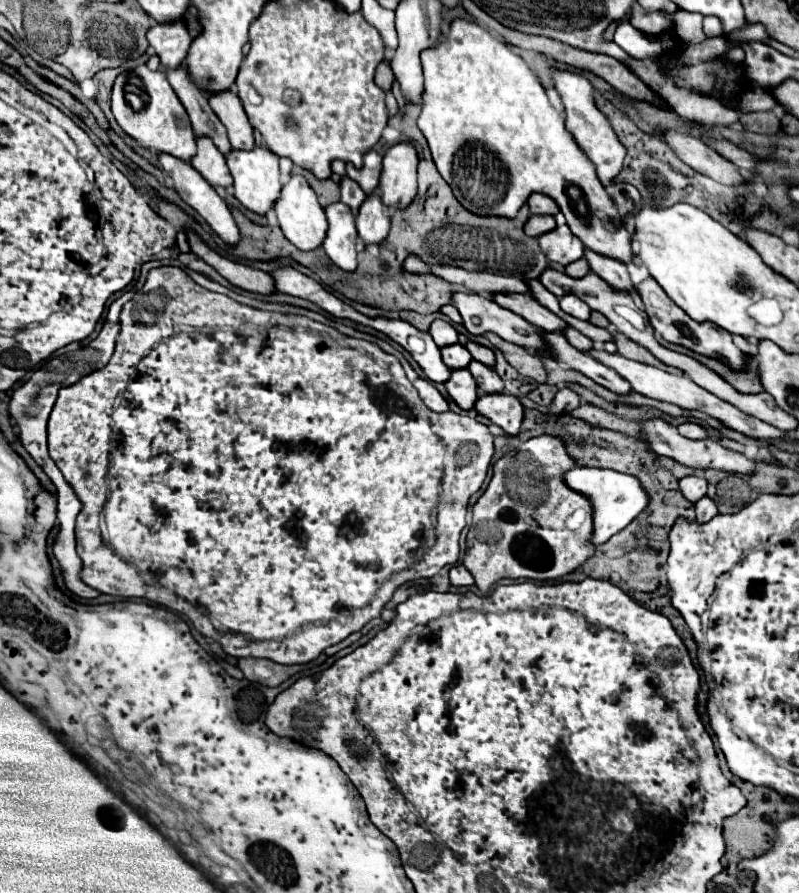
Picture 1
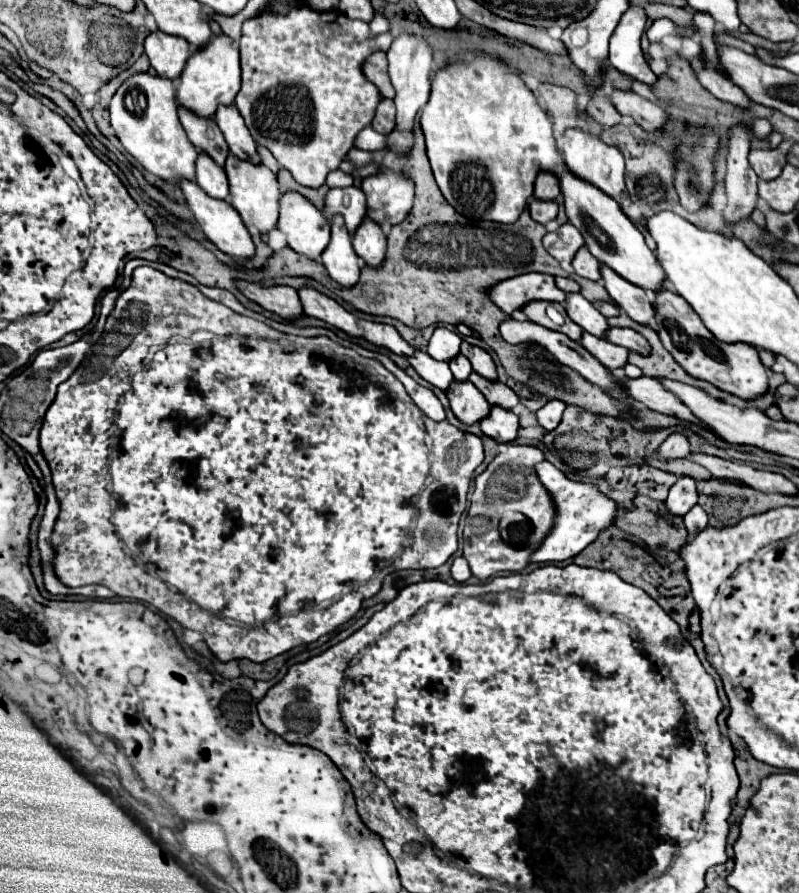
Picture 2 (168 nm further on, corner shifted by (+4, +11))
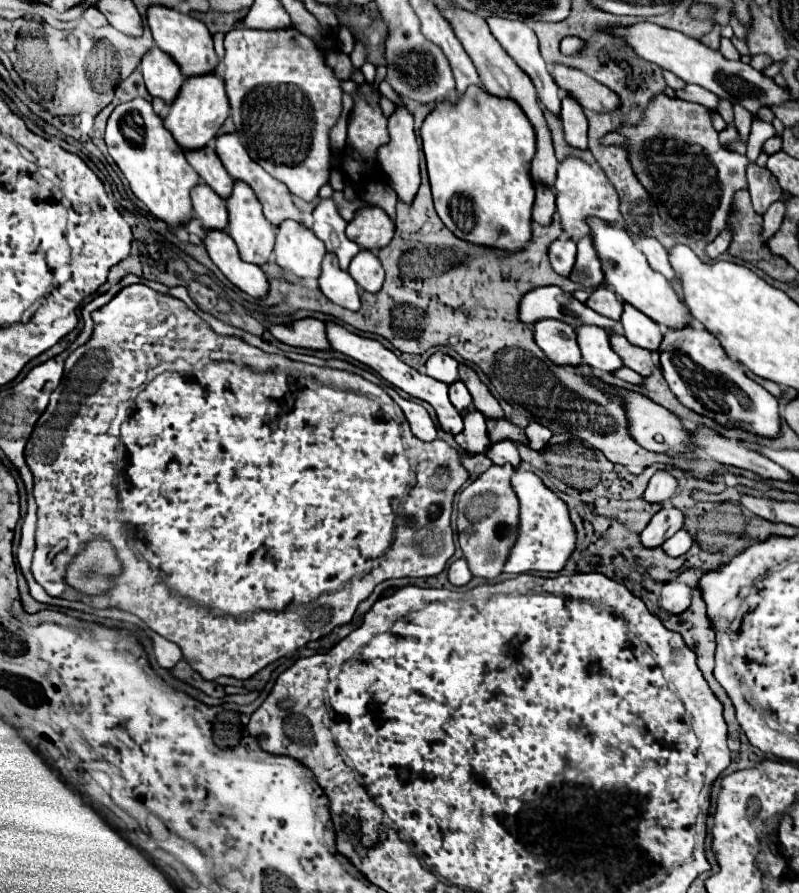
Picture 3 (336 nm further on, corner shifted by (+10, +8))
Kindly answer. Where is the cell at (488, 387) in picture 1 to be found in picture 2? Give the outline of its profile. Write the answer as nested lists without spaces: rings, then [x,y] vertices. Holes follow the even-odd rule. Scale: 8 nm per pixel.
[[[471,374],[469,380],[477,386],[477,390],[485,396],[485,400],[491,406],[513,410],[519,404],[517,394],[509,386],[505,386],[501,382],[485,382],[485,378],[477,378],[477,374]]]

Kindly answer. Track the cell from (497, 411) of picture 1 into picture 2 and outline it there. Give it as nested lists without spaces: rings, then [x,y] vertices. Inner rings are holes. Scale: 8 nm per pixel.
[[[491,406],[489,418],[479,424],[481,432],[497,442],[513,442],[517,438],[519,418],[515,414],[509,414],[509,410],[501,410],[497,406]]]

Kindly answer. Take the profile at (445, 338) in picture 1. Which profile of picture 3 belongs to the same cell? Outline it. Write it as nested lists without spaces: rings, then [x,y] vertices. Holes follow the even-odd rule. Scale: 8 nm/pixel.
[[[437,351],[437,353],[433,353],[429,359],[427,359],[427,363],[425,363],[425,373],[429,375],[429,377],[433,377],[433,379],[439,379],[439,381],[443,381],[443,383],[455,383],[457,379],[459,379],[459,375],[457,375],[457,361],[449,355],[449,353],[445,353],[445,351]]]

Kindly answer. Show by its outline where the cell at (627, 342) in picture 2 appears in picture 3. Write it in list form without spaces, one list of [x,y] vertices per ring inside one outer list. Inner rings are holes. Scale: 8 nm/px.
[[[615,335],[615,337],[609,337],[611,341],[611,347],[615,349],[615,353],[623,359],[623,363],[627,367],[631,367],[633,371],[637,371],[639,375],[651,375],[655,363],[651,359],[651,353],[647,349],[639,349],[637,345],[631,345],[623,335]]]

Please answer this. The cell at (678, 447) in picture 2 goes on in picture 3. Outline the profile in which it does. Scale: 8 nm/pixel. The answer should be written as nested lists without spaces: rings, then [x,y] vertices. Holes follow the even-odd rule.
[[[663,469],[663,471],[657,471],[651,477],[651,481],[649,481],[643,497],[647,497],[649,503],[669,505],[669,497],[673,495],[675,487],[677,487],[677,479],[671,475],[669,469]]]

